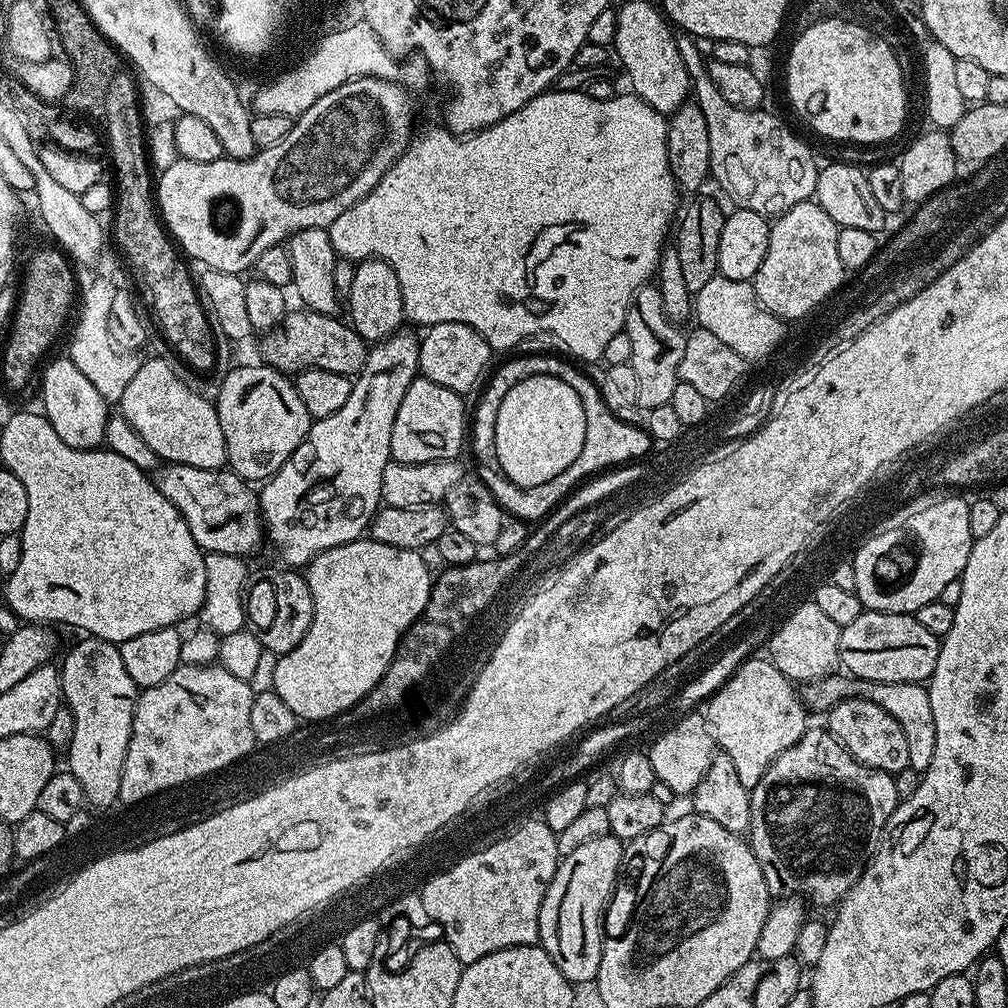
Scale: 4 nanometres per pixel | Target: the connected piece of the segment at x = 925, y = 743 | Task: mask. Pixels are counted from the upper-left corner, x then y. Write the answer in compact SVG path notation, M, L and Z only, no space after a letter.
M833 674L822 678L821 680L809 680L799 689L798 695L804 702L805 709L811 710L812 708L820 714L827 713L828 709L834 707L838 702L843 700L849 700L851 696L864 696L872 702L878 702L878 706L882 706L882 710L886 710L886 714L890 714L894 718L894 722L898 722L898 726L902 726L902 734L906 734L906 746L910 746L910 758L908 759L908 768L911 771L916 771L916 774L922 774L930 766L930 761L934 759L934 713L930 706L930 694L928 693L927 687L924 684L911 684L910 682L870 682L869 680L857 680L855 676L849 676L847 674Z

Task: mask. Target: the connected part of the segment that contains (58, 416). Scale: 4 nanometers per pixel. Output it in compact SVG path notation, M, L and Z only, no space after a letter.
M49 359L42 368L42 376L44 372L44 381L40 384L40 396L44 399L42 415L50 422L50 426L54 426L54 434L58 434L58 438L62 438L66 446L74 446L78 450L101 447L104 444L106 422L110 415L109 401L98 392L94 383L78 370L78 366L71 359L51 360Z

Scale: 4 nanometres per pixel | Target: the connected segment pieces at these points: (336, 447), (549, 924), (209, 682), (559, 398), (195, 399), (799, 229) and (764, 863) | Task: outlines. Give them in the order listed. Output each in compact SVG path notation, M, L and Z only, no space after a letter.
M401 330L385 340L375 341L369 347L359 376L352 380L350 398L346 398L345 404L334 410L334 414L313 420L298 450L286 458L284 465L270 479L263 481L258 492L260 516L264 520L267 543L276 547L281 565L292 570L303 569L318 554L361 539L369 531L384 499L382 478L392 460L390 434L394 430L394 418L398 418L398 406L402 406L402 397L410 382L417 380L419 370L420 341L417 333Z
M614 835L590 838L590 842L562 857L546 890L546 898L542 898L538 943L574 986L591 985L598 974L604 945L604 910L614 895L624 850L625 845Z
M181 663L180 667L174 670L174 674L170 674L170 678L166 678L166 682L162 682L153 688L145 688L137 695L136 709L134 710L134 718L132 719L132 733L130 734L130 746L126 750L126 762L122 766L122 786L120 787L119 803L126 806L130 800L136 800L145 793L153 792L158 788L162 788L167 784L174 784L176 781L184 780L185 777L196 776L197 773L207 772L210 768L216 768L224 761L232 760L233 756L241 755L248 748L249 740L253 733L250 730L250 706L254 695L253 685L249 681L242 678L234 678L234 674L230 674L226 669L211 664L206 665L188 665Z
M531 376L518 382L518 386L510 386L506 398L502 398L502 406L498 406L496 464L503 476L519 487L539 486L557 477L578 458L578 454L582 454L585 439L586 417L582 402L578 402L578 394L557 376Z
M147 360L141 363L137 373L134 374L126 388L118 397L119 415L130 422L138 434L142 434L142 442L154 450L154 454L161 461L169 464L185 464L199 468L224 468L228 463L226 454L226 438L222 438L222 422L218 422L215 403L204 396L199 396L170 365L164 360Z
M804 200L775 217L768 229L766 258L762 258L754 281L760 307L779 320L789 321L811 317L819 304L819 308L827 305L845 283L846 269L838 258L839 233L830 214L812 200Z
M815 726L809 727L804 733L804 737L797 744L790 746L782 754L778 754L778 758L774 758L774 762L768 767L766 774L762 774L758 786L750 789L752 805L750 806L750 826L748 827L746 836L752 845L754 858L758 858L758 866L762 866L762 874L766 878L769 893L773 897L803 898L809 905L817 904L820 908L830 907L829 909L831 909L833 906L839 905L847 892L854 886L854 882L858 882L858 878L864 873L864 867L868 865L869 860L872 859L872 853L876 850L876 845L880 843L880 836L884 833L884 827L890 818L890 814L894 814L896 805L902 799L902 792L896 789L897 777L893 773L874 770L864 764L859 764L832 737L831 732L825 730L823 727L820 728L815 728Z

